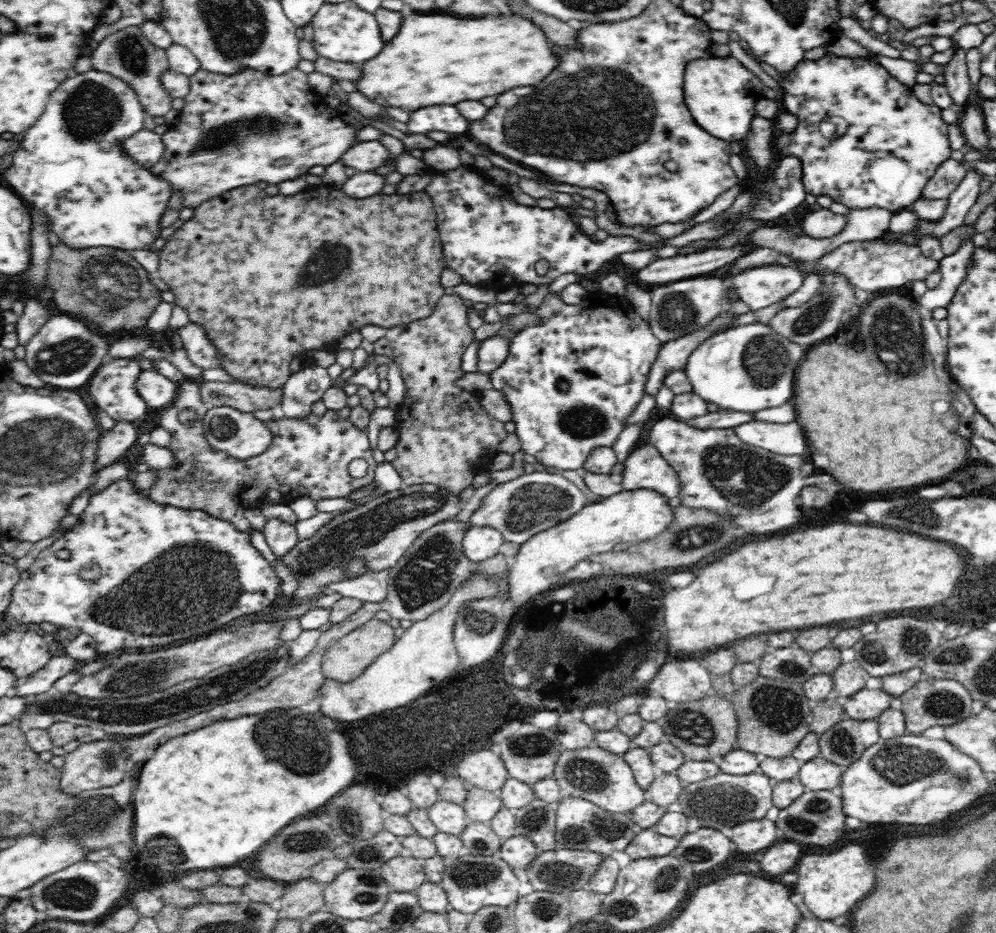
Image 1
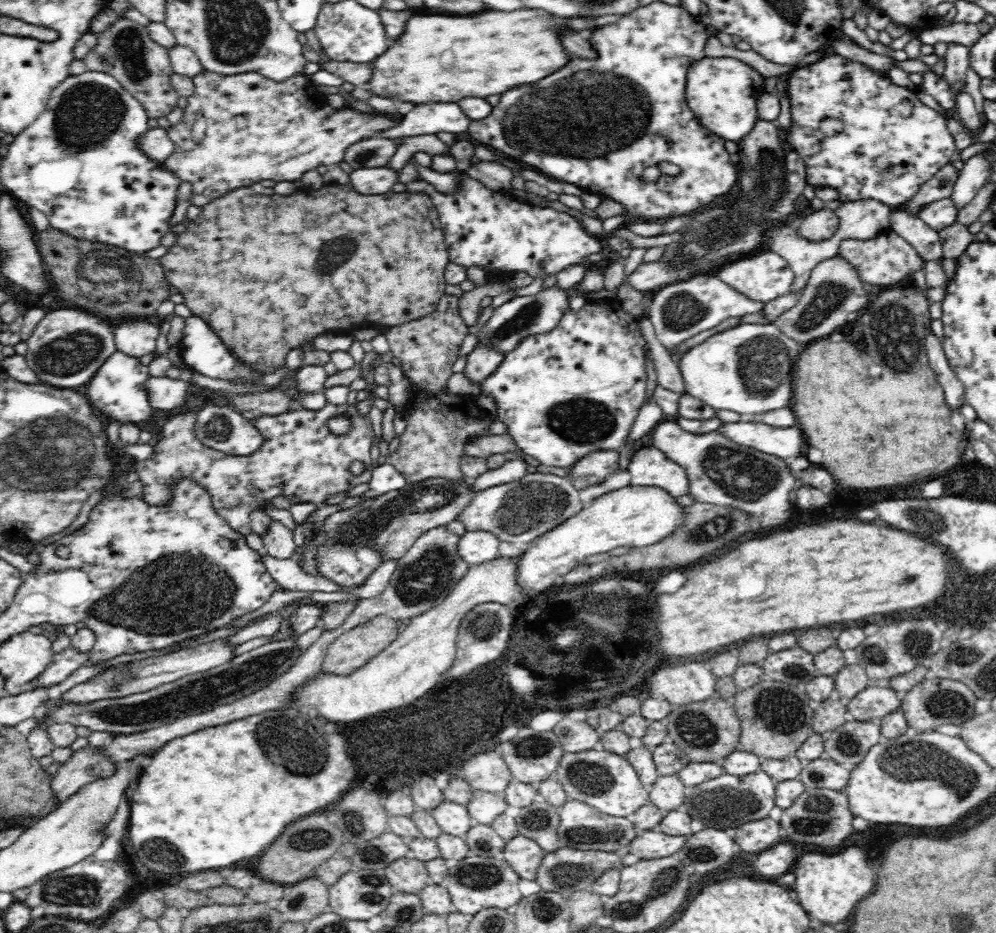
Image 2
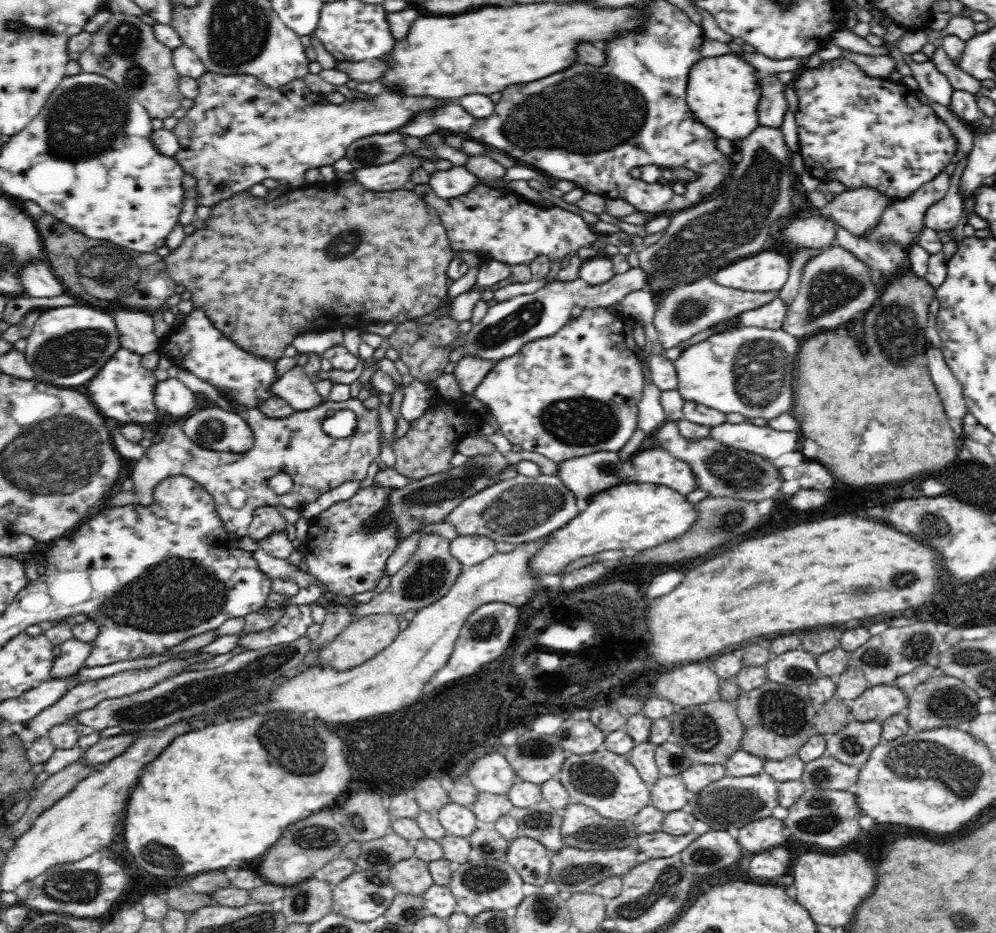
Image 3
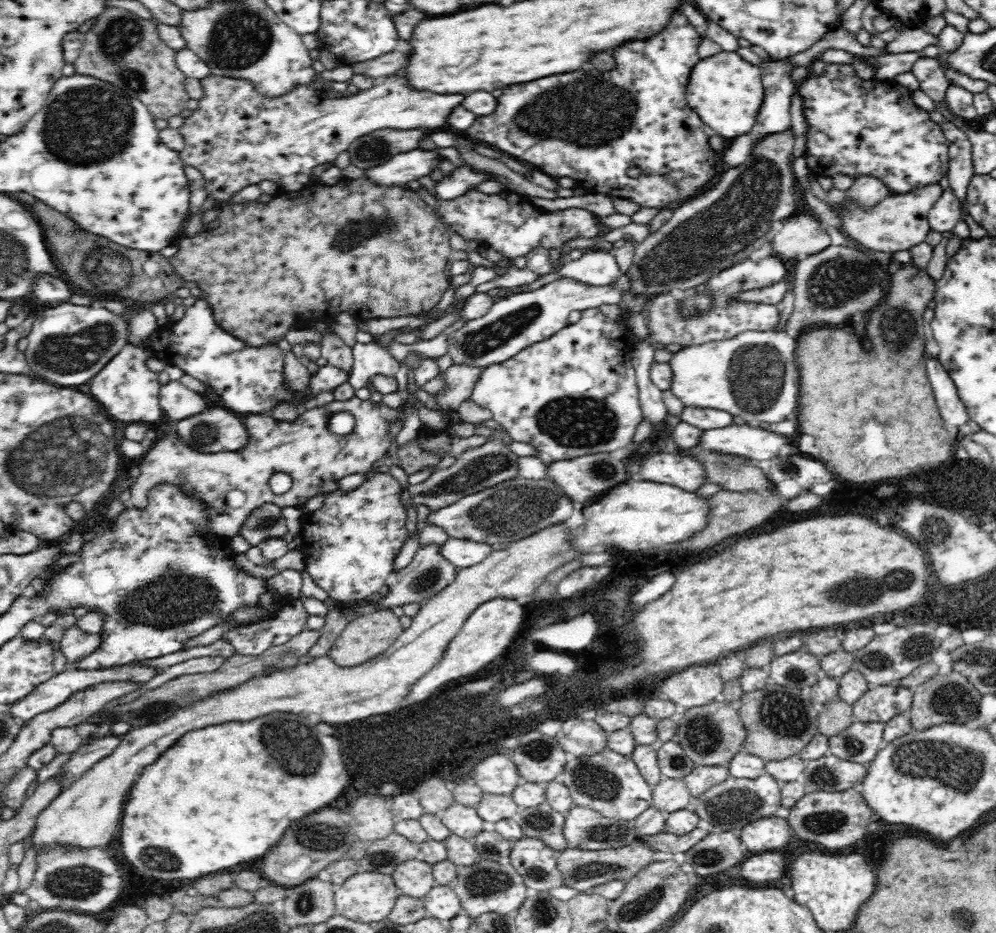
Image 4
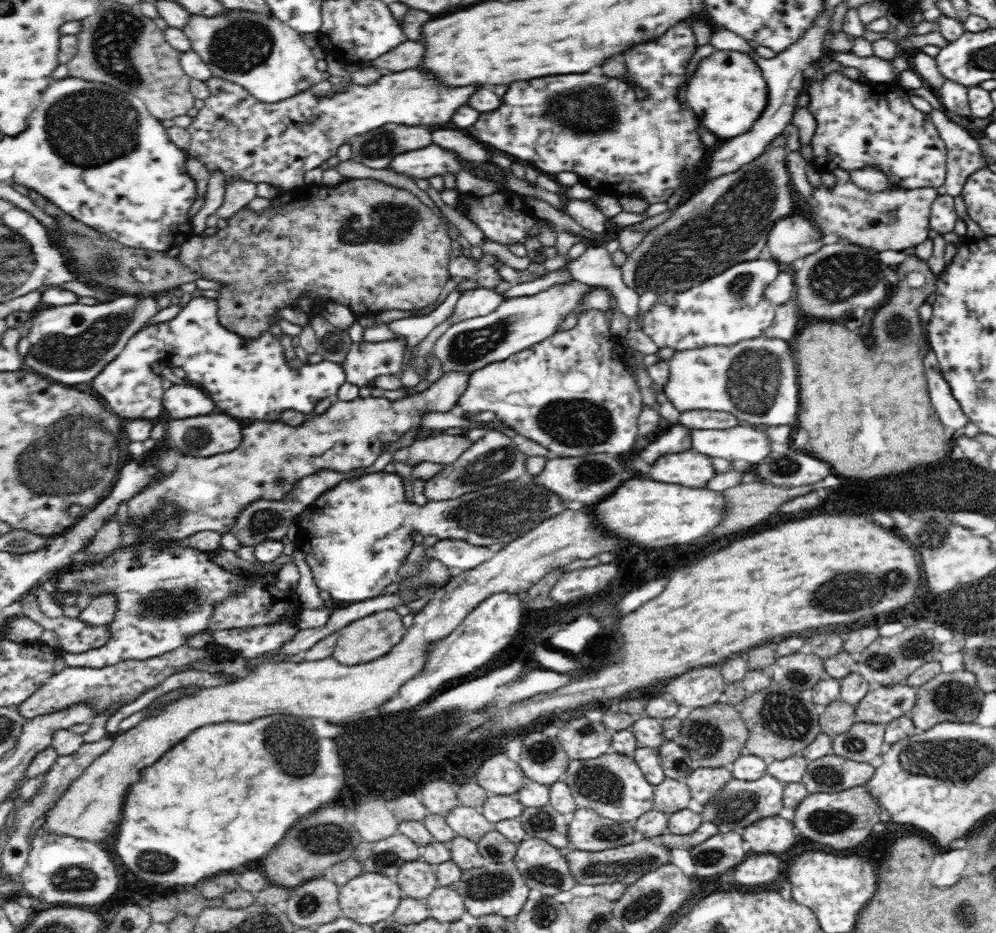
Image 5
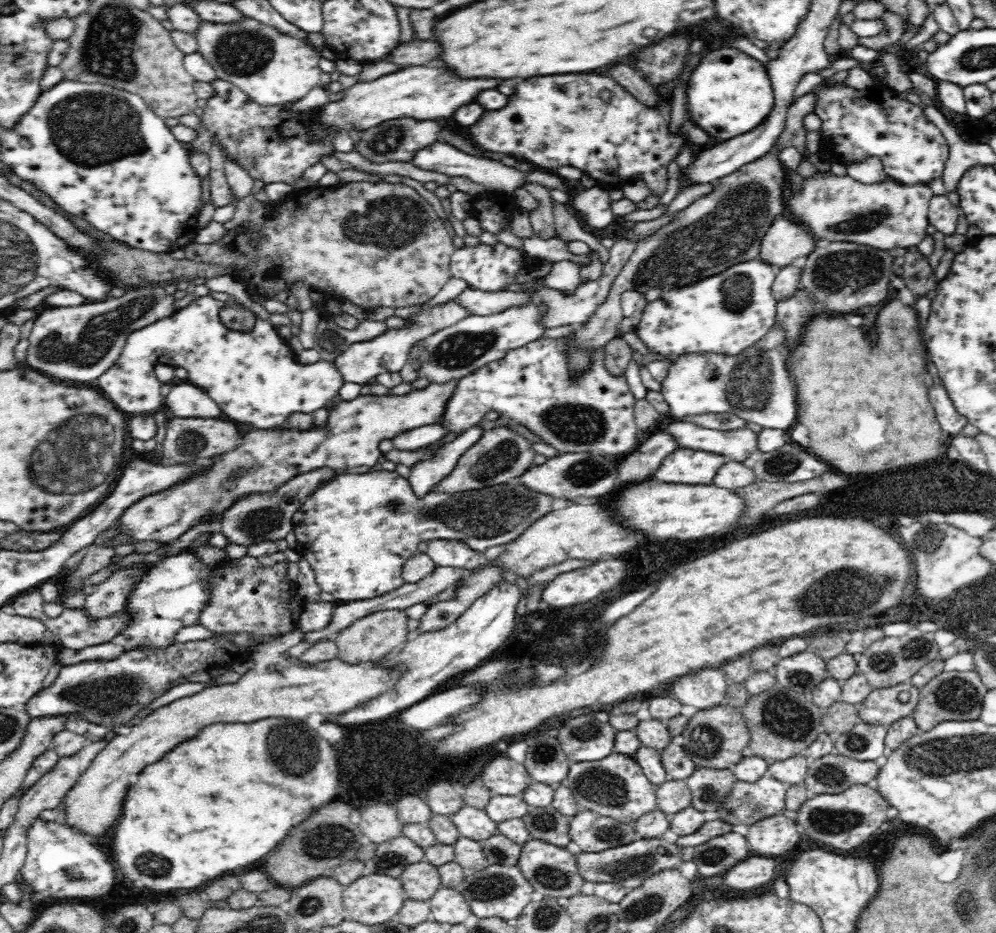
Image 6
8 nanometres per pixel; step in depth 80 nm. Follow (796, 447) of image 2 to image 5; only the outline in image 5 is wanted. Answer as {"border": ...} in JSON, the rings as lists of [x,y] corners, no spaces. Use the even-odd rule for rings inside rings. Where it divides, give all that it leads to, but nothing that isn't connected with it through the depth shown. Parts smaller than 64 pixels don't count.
{"border":[[[734,426],[725,430],[692,429],[693,450],[709,457],[753,466],[772,452],[772,439],[755,426]]]}

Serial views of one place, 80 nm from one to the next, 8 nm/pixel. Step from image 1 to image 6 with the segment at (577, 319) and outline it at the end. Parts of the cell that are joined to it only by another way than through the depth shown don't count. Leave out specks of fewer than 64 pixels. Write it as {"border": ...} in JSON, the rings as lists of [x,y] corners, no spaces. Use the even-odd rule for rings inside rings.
{"border":[[[573,334],[558,338],[544,337],[540,340],[535,340],[534,342],[529,342],[527,345],[521,346],[520,348],[515,348],[514,350],[509,350],[508,354],[500,360],[495,360],[490,362],[490,364],[485,364],[482,368],[474,370],[472,374],[467,374],[464,378],[459,380],[456,390],[453,392],[450,402],[448,402],[448,408],[444,412],[444,427],[450,431],[450,434],[462,435],[469,429],[476,427],[478,422],[481,422],[484,415],[489,411],[495,411],[499,414],[499,417],[506,417],[512,422],[518,425],[526,427],[531,433],[534,433],[537,437],[541,437],[542,442],[550,444],[557,451],[557,454],[562,453],[601,453],[606,456],[614,456],[614,458],[622,458],[632,452],[633,448],[636,449],[636,437],[638,436],[638,426],[635,424],[635,404],[637,399],[635,398],[630,386],[626,382],[626,377],[624,374],[616,376],[612,374],[605,365],[605,352],[603,348],[584,348],[584,353],[588,353],[590,357],[590,366],[582,368],[582,370],[575,370],[571,368],[571,358],[569,358],[569,346],[573,343]]]}

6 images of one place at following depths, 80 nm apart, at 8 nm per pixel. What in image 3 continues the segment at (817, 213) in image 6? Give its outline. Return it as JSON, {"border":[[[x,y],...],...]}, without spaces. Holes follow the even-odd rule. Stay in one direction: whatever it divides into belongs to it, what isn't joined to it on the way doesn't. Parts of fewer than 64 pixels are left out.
{"border":[[[940,172],[930,182],[922,185],[910,198],[906,200],[893,201],[890,206],[881,214],[881,219],[866,236],[866,240],[889,240],[890,242],[899,242],[899,244],[910,244],[912,238],[916,238],[922,230],[924,224],[924,214],[928,208],[938,203],[946,194],[949,193],[951,174]]]}

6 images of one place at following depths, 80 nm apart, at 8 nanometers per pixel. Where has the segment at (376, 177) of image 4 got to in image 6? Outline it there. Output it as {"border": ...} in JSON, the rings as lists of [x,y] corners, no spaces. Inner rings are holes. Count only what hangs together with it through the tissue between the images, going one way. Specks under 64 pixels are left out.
{"border":[[[434,142],[432,146],[428,146],[425,149],[418,150],[414,153],[414,156],[410,160],[404,160],[406,163],[410,163],[422,170],[434,171],[444,173],[448,176],[466,176],[478,184],[484,184],[489,193],[496,194],[510,194],[514,189],[522,187],[522,184],[526,184],[528,180],[541,184],[548,188],[560,188],[560,190],[568,190],[564,179],[558,176],[555,172],[540,172],[540,169],[536,169],[536,172],[532,174],[526,174],[526,172],[520,172],[516,169],[516,166],[505,166],[494,159],[487,159],[482,157],[472,156],[466,154],[448,144],[440,144],[440,142]]]}

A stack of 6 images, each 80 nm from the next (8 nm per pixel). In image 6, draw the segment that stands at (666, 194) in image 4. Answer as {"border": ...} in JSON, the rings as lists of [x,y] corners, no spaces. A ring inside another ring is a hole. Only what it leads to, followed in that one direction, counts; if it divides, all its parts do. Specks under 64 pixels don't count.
{"border":[[[684,32],[670,34],[658,44],[646,46],[644,50],[634,52],[634,62],[632,66],[638,73],[642,72],[646,76],[646,81],[658,92],[658,104],[656,106],[646,106],[640,102],[631,92],[626,92],[621,84],[608,76],[596,76],[596,74],[552,74],[552,76],[538,76],[538,78],[528,78],[522,80],[520,84],[514,86],[514,94],[508,96],[508,104],[502,110],[488,110],[482,114],[482,118],[470,128],[470,140],[475,146],[482,150],[492,152],[502,152],[514,158],[526,158],[530,164],[536,164],[536,169],[556,172],[560,166],[570,165],[580,169],[582,174],[592,178],[595,186],[604,190],[621,189],[625,184],[642,181],[649,189],[652,197],[663,196],[668,188],[668,165],[675,161],[685,146],[689,146],[694,157],[701,150],[689,137],[688,129],[691,122],[683,122],[676,132],[669,129],[672,120],[671,98],[663,97],[660,88],[664,82],[672,82],[684,66],[684,58],[690,48],[690,36]],[[604,90],[609,90],[610,98],[604,100],[600,94]]]}

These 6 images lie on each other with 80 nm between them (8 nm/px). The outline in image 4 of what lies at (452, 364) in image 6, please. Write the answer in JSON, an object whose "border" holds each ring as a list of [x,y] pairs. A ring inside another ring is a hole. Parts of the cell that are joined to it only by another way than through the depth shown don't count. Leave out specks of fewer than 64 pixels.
{"border":[[[622,273],[612,284],[592,286],[573,278],[559,278],[532,292],[516,293],[496,298],[490,310],[480,318],[469,320],[459,331],[450,334],[448,356],[455,363],[468,366],[490,366],[512,358],[530,344],[550,338],[570,324],[569,315],[576,310],[596,308],[603,304],[616,305],[631,290],[631,276]]]}

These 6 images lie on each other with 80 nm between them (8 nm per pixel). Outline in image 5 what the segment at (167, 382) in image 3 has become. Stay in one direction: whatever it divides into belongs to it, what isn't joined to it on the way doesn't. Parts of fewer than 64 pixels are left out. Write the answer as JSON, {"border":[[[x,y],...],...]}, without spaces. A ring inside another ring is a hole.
{"border":[[[172,384],[163,390],[163,409],[166,409],[171,419],[193,418],[197,415],[213,414],[215,403],[204,395],[201,388],[196,385]]]}

